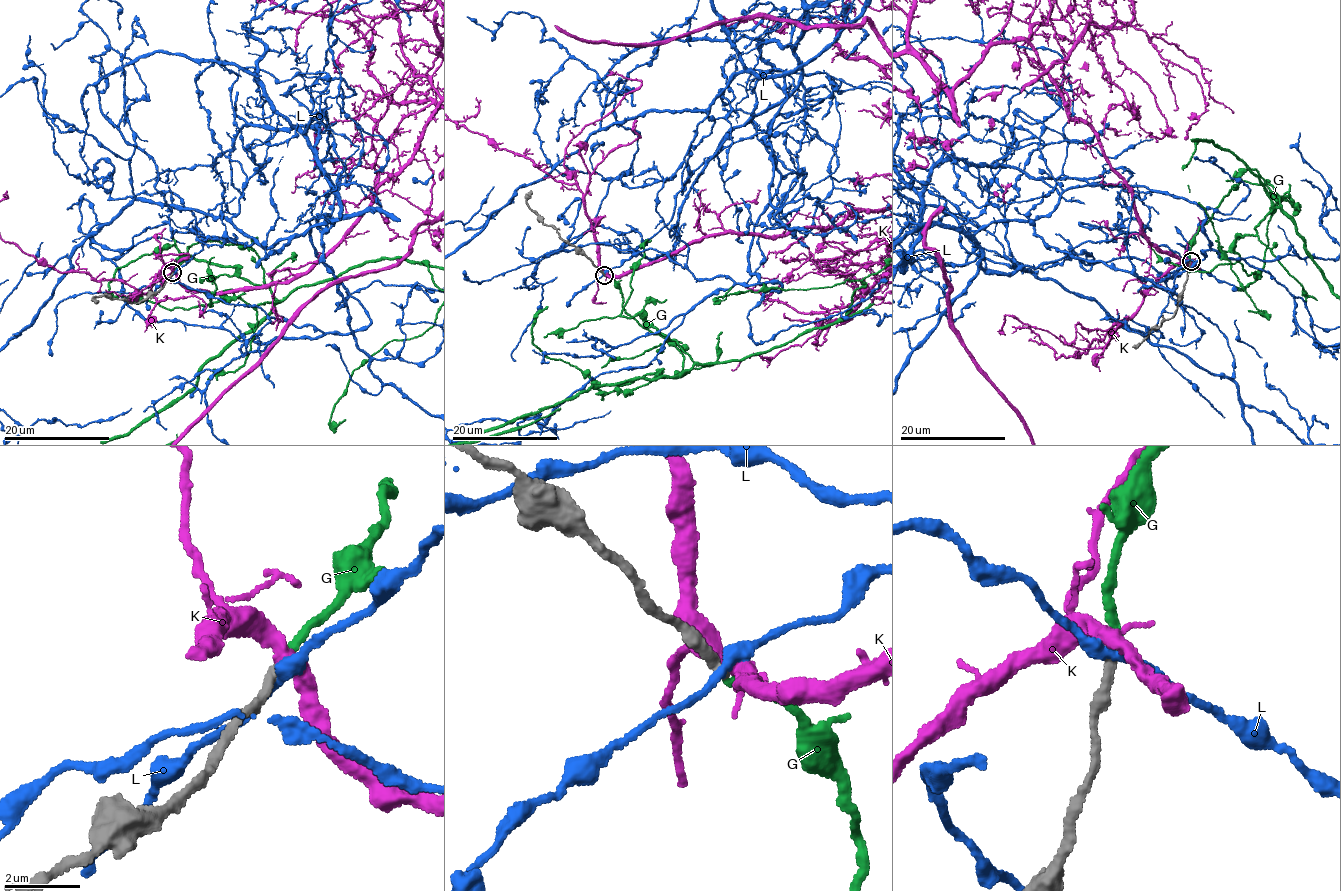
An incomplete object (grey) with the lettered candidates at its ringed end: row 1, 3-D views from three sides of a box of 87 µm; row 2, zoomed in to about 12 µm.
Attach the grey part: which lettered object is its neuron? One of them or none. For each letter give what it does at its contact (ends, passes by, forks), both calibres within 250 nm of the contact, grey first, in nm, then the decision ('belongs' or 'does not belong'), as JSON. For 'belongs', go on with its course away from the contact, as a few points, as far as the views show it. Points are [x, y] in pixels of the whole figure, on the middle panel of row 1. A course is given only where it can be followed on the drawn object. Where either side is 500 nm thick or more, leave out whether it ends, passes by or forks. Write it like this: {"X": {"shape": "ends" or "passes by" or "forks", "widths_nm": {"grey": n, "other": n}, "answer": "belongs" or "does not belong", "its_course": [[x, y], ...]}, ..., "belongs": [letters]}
{"G": {"shape": "ends", "widths_nm": {"grey": 240, "other": 200}, "answer": "belongs"}, "K": {"shape": "forks", "widths_nm": {"grey": 240, "other": 320}, "answer": "does not belong"}, "L": {"shape": "passes by", "widths_nm": {"grey": 280, "other": 300}, "answer": "does not belong"}, "belongs": ["G"]}

